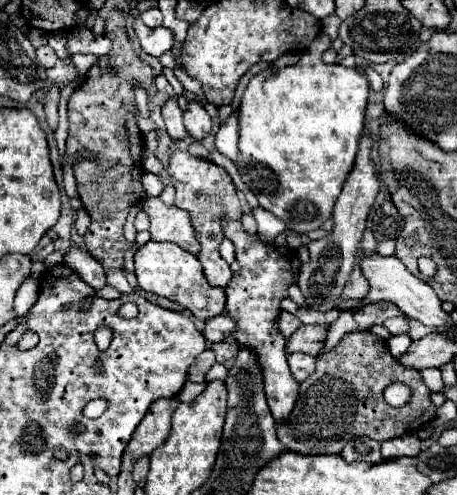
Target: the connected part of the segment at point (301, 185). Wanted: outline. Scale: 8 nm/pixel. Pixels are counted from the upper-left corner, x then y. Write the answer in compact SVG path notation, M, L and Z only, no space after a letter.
M321 33L310 48L301 53L300 62L280 70L262 70L250 82L240 102L240 142L238 142L238 172L244 184L256 194L260 206L284 220L298 234L318 230L332 218L332 210L340 190L356 162L358 144L364 130L364 110L370 84L354 68L340 64L324 64L322 54L331 40Z

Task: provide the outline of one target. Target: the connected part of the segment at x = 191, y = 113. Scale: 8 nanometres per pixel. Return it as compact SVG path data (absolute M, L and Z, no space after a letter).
M188 102L188 108L184 110L184 126L194 140L202 142L212 130L212 120L198 102Z

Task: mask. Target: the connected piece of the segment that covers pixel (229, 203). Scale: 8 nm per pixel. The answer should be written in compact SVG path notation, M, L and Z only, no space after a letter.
M174 150L170 154L170 168L168 168L168 172L170 172L172 184L176 188L176 206L186 210L190 214L192 222L194 222L196 236L198 236L200 246L202 246L200 254L198 254L198 260L202 262L204 274L206 274L206 278L208 278L208 282L212 286L224 288L230 282L230 278L232 278L232 272L230 272L228 262L218 252L220 242L224 240L220 218L236 218L236 220L242 218L240 200L238 200L236 188L232 184L232 178L218 164L214 164L210 160L194 158L190 152L180 152L180 150Z

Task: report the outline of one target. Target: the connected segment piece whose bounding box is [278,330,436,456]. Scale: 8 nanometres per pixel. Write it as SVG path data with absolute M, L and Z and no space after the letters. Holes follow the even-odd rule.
M364 330L364 332L348 332L338 342L338 346L330 352L320 352L316 356L316 370L312 376L308 376L300 384L300 396L296 400L296 406L290 414L290 418L278 426L278 440L286 450L298 452L298 454L340 454L342 448L356 436L368 436L372 440L384 442L392 440L406 432L416 432L420 426L428 424L436 416L436 406L430 400L430 390L422 382L420 372L412 368L404 368L400 364L394 364L390 358L378 360L378 338L376 334ZM392 382L404 382L412 388L412 400L402 408L394 410L388 408L388 404L378 402L378 396L382 396L382 390Z

